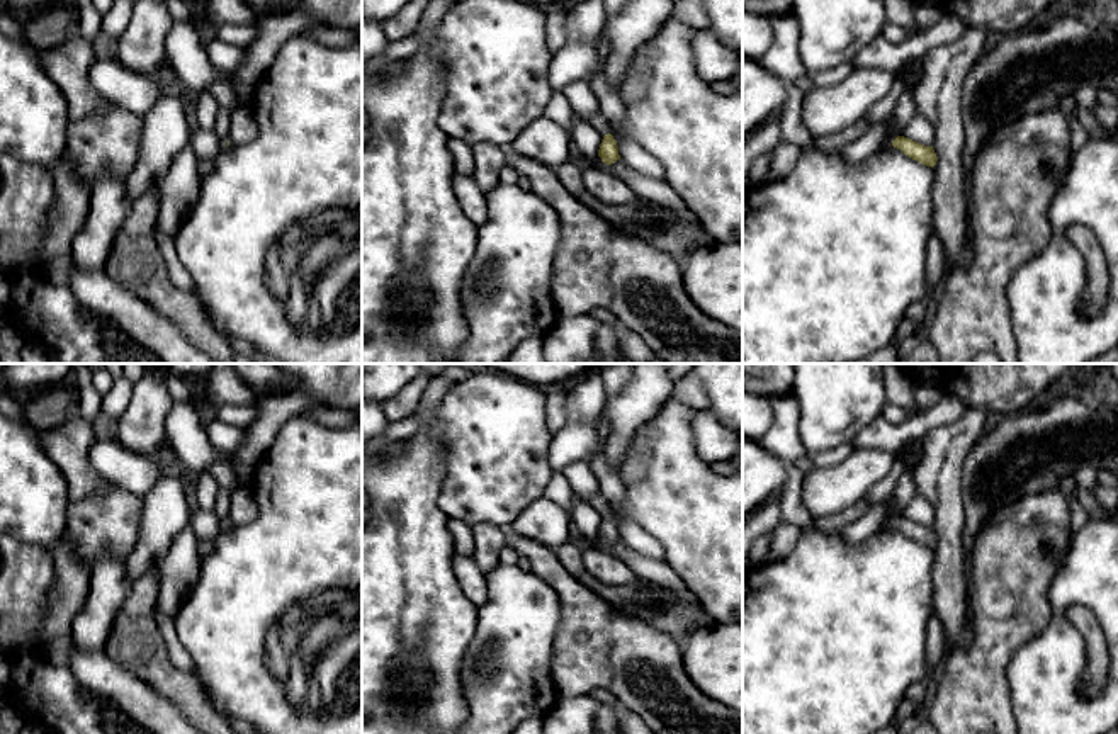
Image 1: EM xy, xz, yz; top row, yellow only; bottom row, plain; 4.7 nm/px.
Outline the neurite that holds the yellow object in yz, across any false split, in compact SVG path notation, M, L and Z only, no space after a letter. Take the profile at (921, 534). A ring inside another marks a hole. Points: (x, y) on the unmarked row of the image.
M897 517L894 522L892 522L892 527L901 530L904 535L907 535L909 539L926 545L926 547L934 547L938 539L936 539L936 534L933 530L933 527L924 527L924 525L919 525L909 518L904 518L904 517Z

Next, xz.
M600 491L588 496L579 496L574 493L574 498L583 500L584 503L588 503L590 506L593 506L596 511L603 515L603 520L598 530L598 537L601 539L603 544L612 545L617 540L620 540L617 522L610 515L608 503Z

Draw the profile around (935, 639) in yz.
M931 612L928 627L926 627L926 659L931 673L938 664L943 663L943 625L940 618Z

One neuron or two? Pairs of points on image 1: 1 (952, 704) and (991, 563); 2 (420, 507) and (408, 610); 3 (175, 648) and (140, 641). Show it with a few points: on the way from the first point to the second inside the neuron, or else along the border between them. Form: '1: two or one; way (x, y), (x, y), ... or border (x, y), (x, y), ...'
1: one; way (982, 668), (991, 649), (991, 598)
2: one; way (410, 532), (410, 585)
3: two; border (153, 609), (169, 660), (189, 675)

